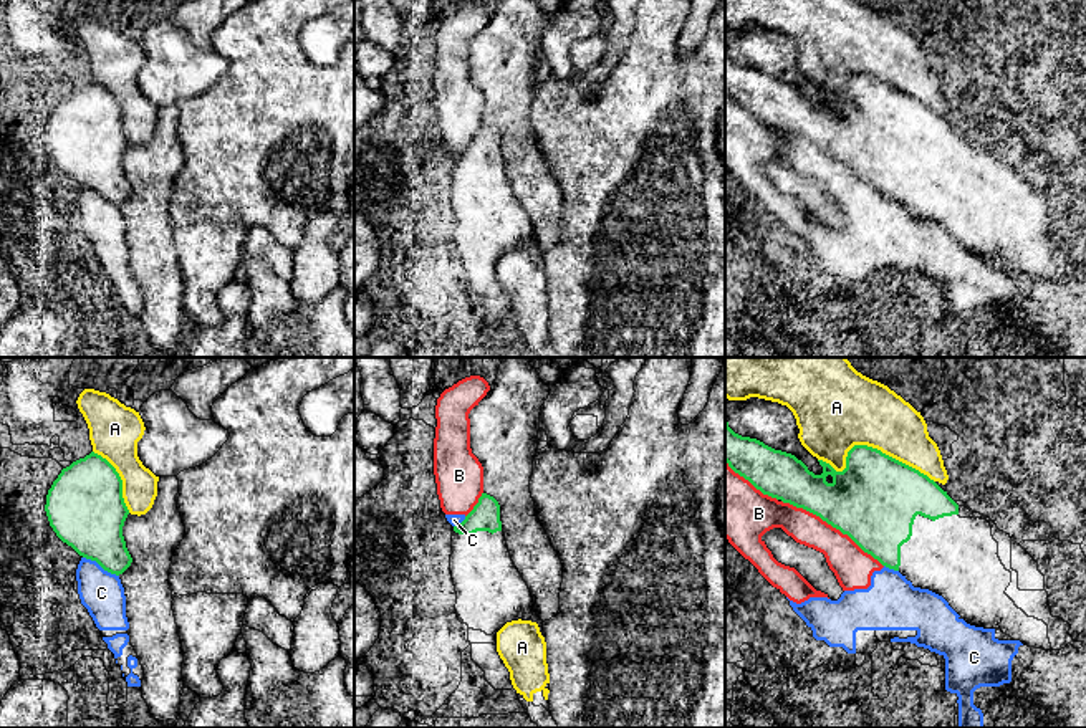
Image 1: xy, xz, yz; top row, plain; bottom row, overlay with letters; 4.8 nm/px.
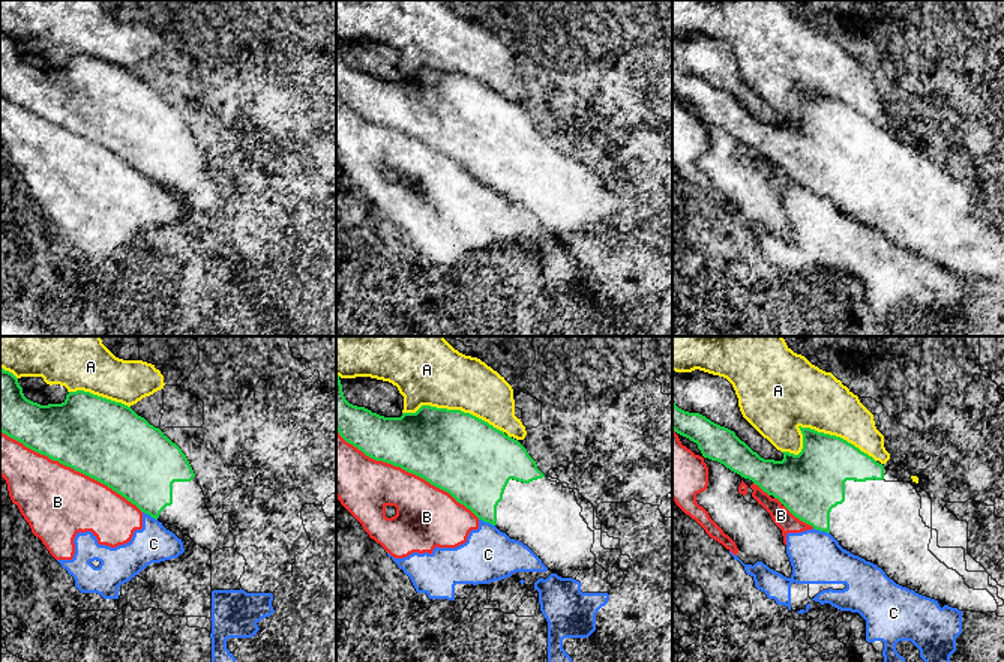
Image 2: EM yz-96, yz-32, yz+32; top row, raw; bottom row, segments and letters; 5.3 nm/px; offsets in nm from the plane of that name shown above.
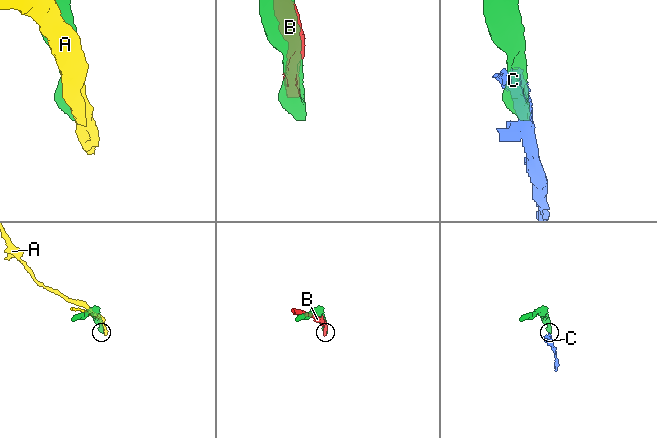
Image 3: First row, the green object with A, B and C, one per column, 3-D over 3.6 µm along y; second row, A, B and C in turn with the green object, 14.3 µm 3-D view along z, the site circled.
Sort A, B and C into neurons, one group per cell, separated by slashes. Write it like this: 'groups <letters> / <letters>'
groups A / B C

